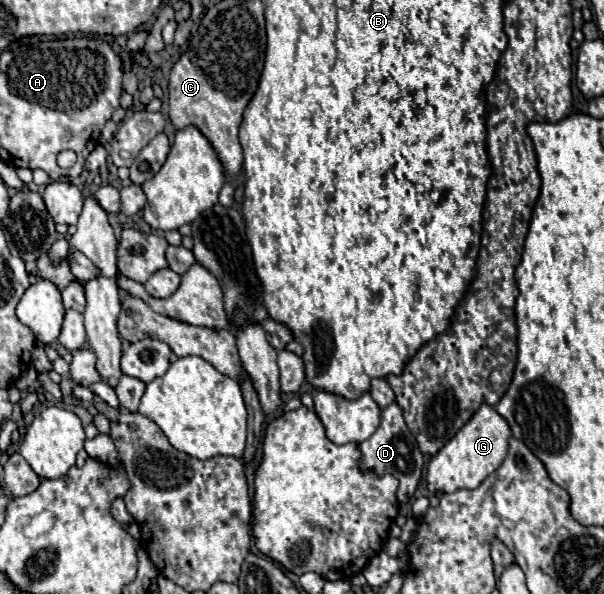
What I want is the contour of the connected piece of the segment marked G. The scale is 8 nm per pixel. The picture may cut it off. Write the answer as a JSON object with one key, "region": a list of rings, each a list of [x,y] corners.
{"region":[[[481,404],[481,408],[471,416],[471,420],[431,458],[427,466],[427,488],[431,492],[455,492],[461,488],[473,490],[477,488],[489,474],[493,474],[507,452],[507,442],[511,438],[511,428],[501,414],[489,406]]]}

